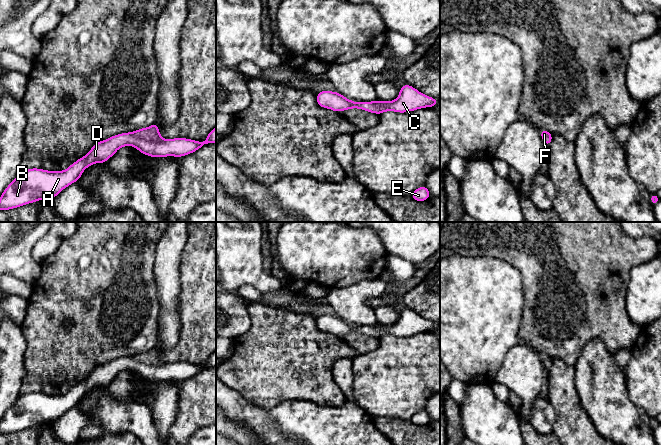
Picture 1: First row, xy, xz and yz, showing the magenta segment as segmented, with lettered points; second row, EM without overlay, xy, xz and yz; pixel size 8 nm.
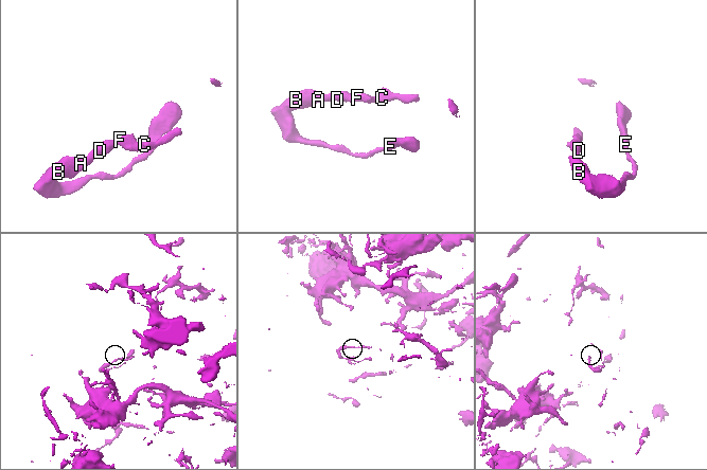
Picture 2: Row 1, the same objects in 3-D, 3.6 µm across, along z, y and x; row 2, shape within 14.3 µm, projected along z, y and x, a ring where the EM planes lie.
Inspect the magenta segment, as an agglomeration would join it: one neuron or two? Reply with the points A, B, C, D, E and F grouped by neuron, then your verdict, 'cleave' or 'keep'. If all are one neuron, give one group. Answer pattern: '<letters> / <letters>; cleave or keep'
A B C D E F; keep

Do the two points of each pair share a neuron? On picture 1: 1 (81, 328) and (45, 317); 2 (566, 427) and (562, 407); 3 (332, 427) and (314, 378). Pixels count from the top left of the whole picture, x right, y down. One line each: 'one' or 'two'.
1: one
2: one
3: two

